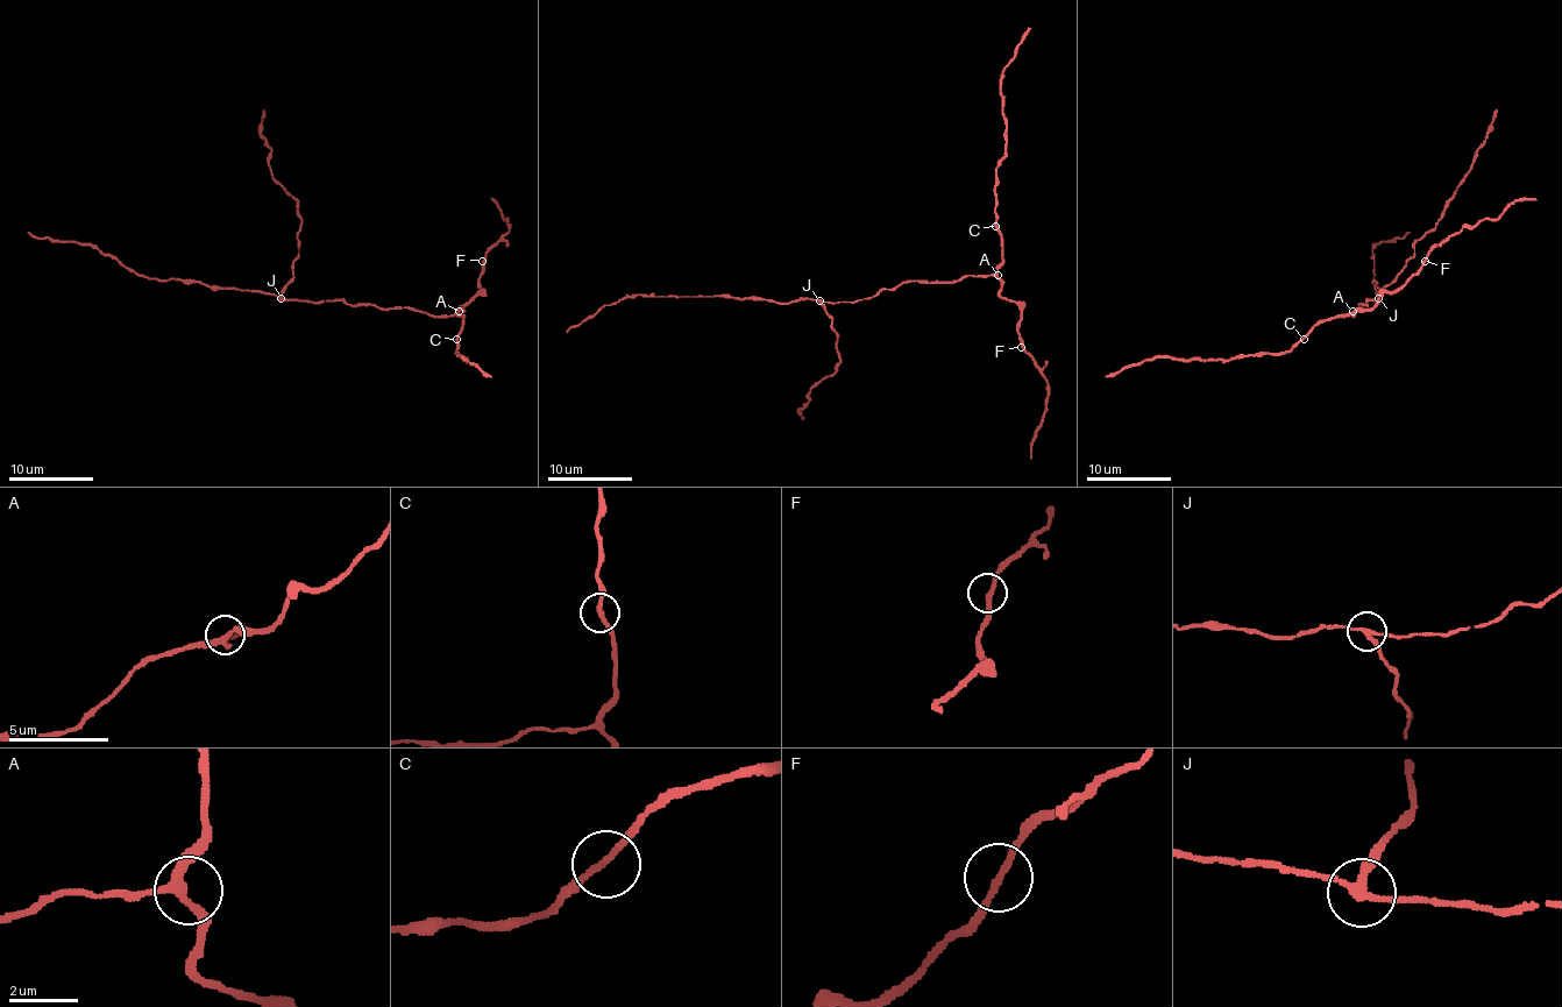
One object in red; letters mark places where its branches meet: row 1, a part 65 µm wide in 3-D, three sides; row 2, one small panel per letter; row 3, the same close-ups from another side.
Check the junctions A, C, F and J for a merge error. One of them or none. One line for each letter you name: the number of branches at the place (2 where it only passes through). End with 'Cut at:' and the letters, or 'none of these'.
J: 3
Cut at: J

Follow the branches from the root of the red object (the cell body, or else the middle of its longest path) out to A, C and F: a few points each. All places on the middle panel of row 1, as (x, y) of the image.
A: (902, 281), (956, 281), (968, 275), (998, 275)
C: (902, 281), (956, 281), (968, 275), (992, 275), (1002, 260), (1002, 236), (995, 226)
F: (902, 281), (994, 275), (1000, 281), (1000, 293), (1020, 306), (1021, 347)

